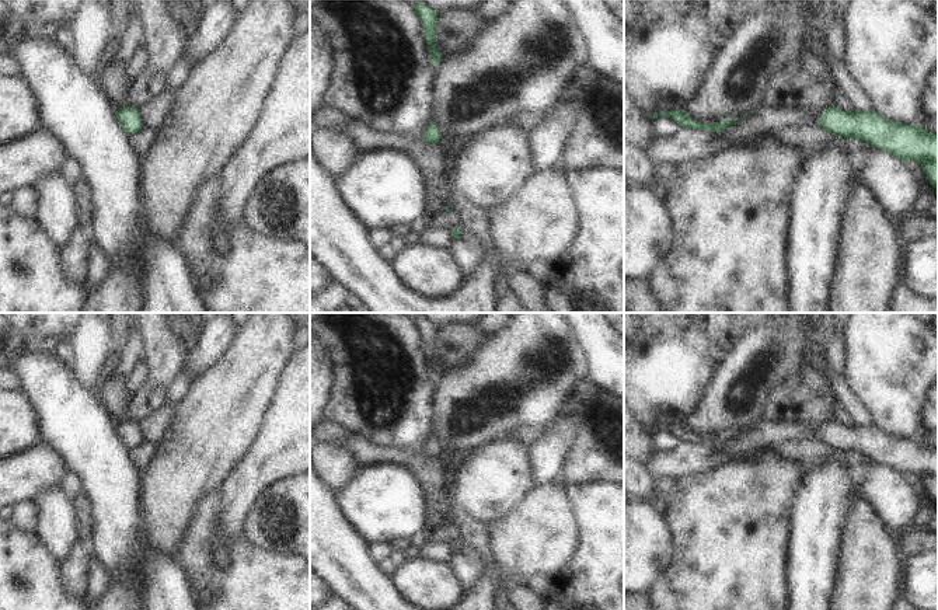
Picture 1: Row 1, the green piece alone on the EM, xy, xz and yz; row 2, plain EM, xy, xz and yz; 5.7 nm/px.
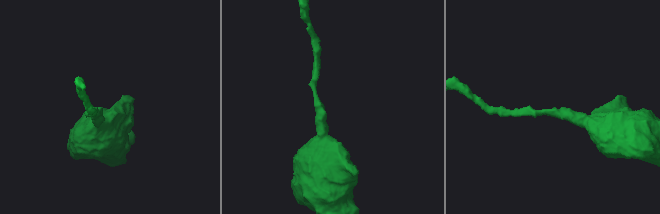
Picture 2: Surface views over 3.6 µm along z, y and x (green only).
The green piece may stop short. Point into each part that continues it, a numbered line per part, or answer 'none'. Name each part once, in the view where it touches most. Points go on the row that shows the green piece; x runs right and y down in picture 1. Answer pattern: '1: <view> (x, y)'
none

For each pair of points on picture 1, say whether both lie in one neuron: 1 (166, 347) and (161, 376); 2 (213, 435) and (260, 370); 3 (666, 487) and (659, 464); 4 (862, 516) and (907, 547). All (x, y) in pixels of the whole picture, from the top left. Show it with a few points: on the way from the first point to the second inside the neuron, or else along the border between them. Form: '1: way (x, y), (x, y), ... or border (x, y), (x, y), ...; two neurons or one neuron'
1: way (164, 354), (161, 369); one neuron
2: way (218, 419), (225, 405), (244, 386); one neuron
3: border (655, 478), (672, 478), (675, 481); two neurons
4: border (891, 532), (896, 551), (903, 560); two neurons

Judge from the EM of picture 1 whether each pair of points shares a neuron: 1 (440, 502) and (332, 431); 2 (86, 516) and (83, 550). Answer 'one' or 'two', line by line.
1: one
2: two

